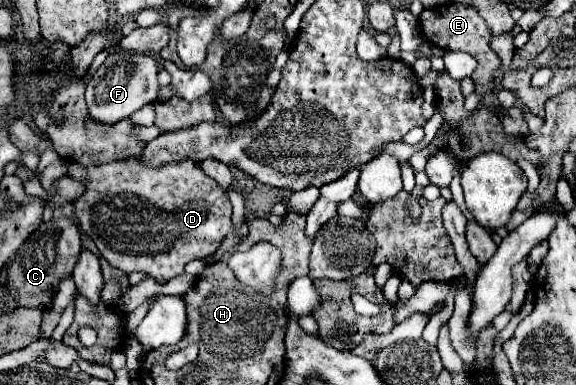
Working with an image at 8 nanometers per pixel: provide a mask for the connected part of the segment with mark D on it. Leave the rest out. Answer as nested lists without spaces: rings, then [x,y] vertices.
[[[136,159],[114,161],[98,167],[70,163],[68,175],[86,183],[86,193],[74,201],[80,229],[96,243],[98,253],[112,267],[124,273],[144,271],[158,283],[168,283],[170,279],[184,273],[184,265],[188,261],[214,255],[222,239],[232,233],[232,203],[228,195],[214,179],[204,175],[200,165],[194,161],[170,163],[156,169],[142,167]]]

